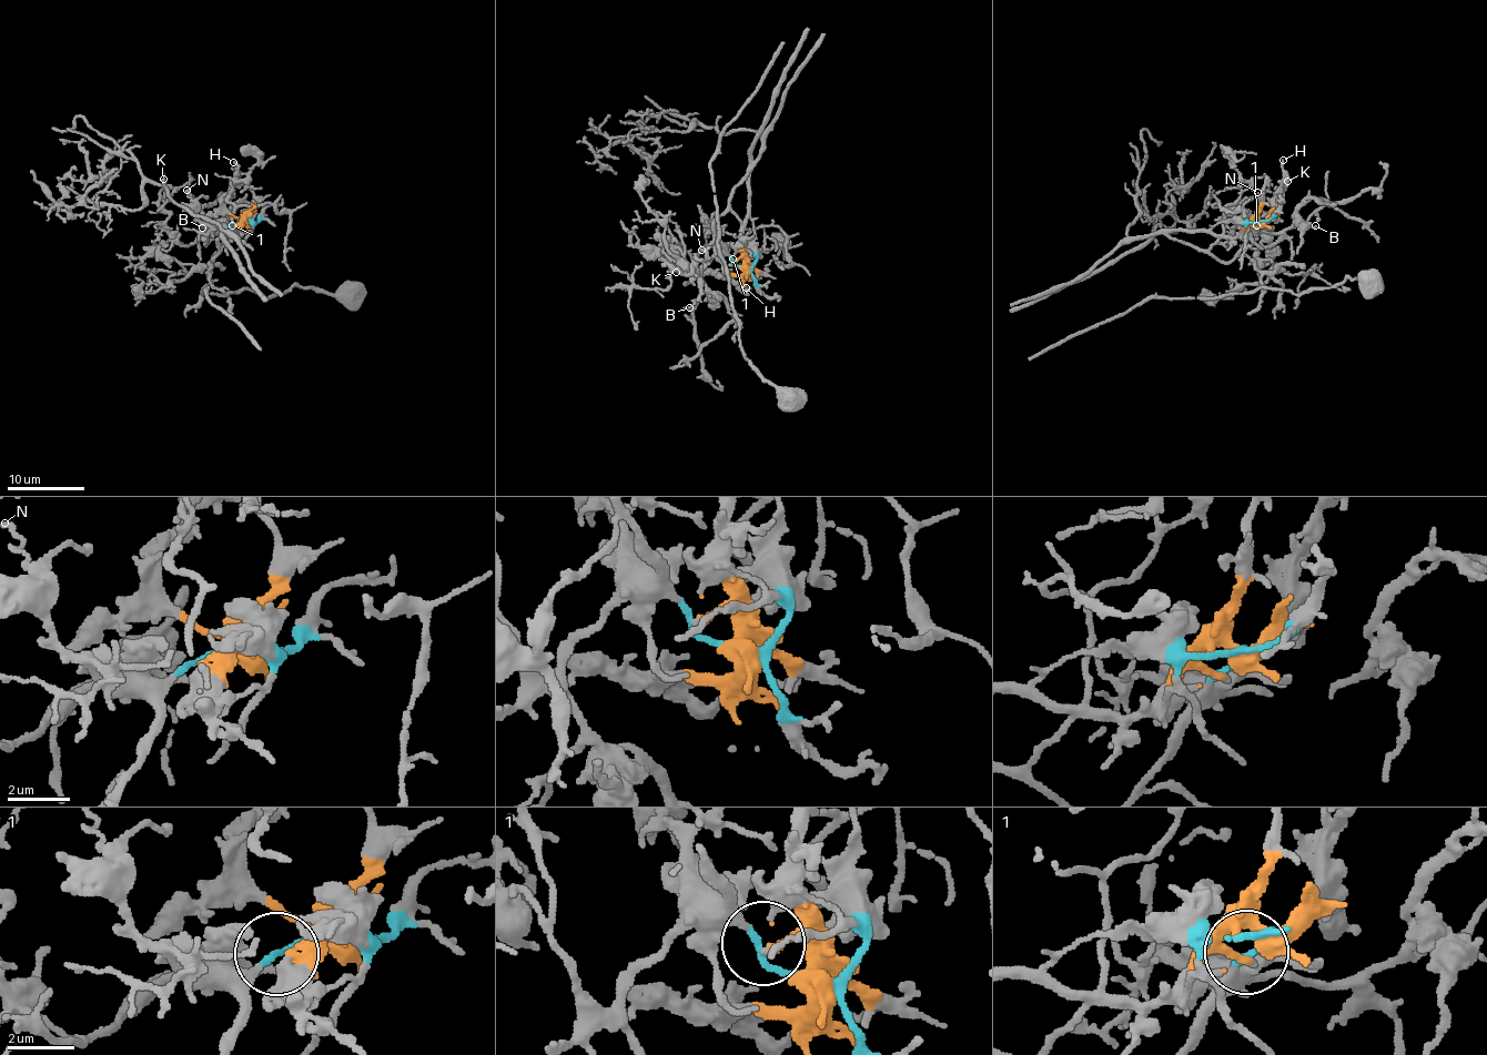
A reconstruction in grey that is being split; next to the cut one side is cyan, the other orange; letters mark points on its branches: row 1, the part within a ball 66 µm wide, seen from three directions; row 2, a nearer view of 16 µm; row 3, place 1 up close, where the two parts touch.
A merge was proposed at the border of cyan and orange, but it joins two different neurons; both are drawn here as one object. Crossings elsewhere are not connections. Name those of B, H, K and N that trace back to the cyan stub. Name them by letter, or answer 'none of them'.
B, K, N

